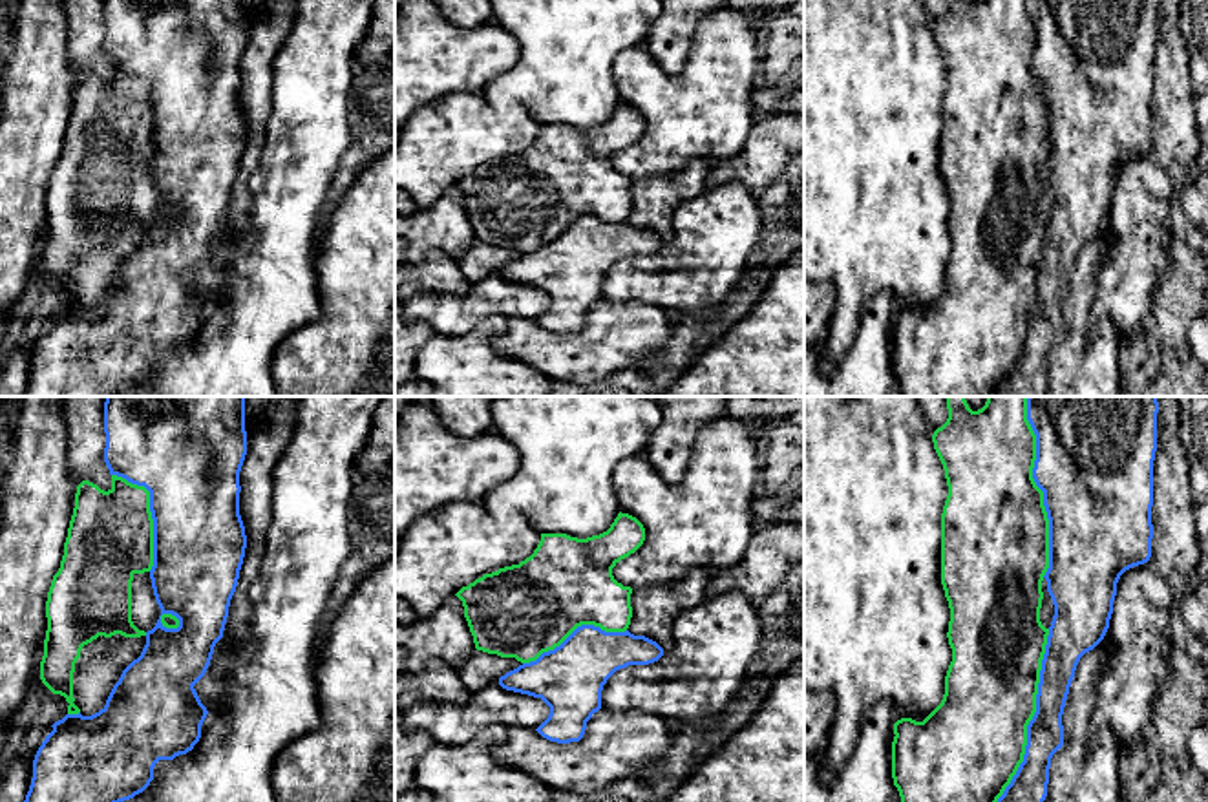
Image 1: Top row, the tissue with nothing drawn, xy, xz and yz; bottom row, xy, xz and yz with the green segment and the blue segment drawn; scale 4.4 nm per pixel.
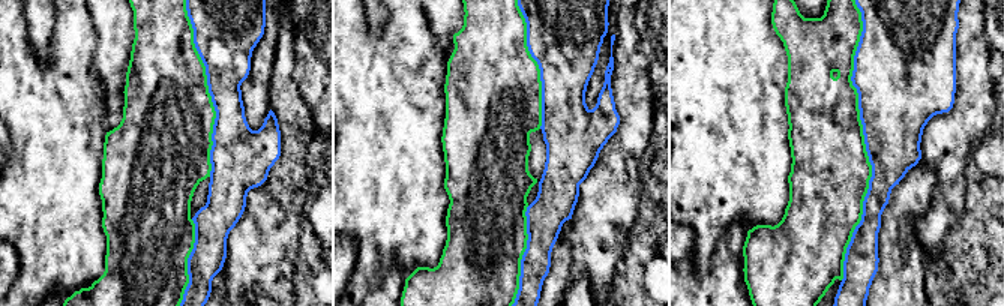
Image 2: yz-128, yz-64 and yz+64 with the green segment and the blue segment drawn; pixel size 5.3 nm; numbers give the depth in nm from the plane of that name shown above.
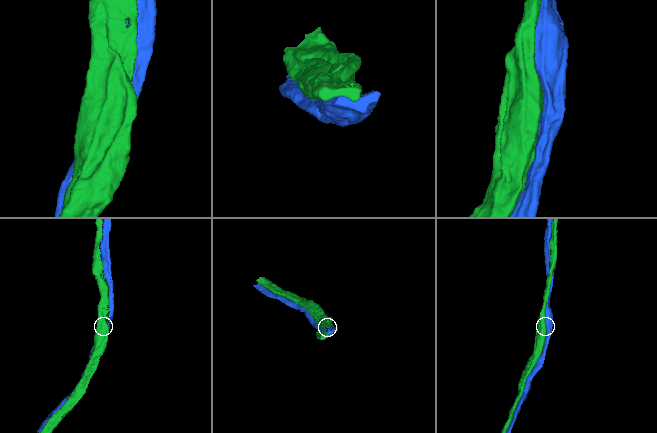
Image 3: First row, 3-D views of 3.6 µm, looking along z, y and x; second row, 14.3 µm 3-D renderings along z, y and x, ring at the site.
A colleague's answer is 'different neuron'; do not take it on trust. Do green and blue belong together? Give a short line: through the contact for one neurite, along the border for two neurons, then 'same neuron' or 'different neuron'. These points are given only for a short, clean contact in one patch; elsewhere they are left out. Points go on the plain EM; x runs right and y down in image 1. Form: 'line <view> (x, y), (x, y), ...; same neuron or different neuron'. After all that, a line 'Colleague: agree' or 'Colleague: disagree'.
different neuron
Colleague: agree

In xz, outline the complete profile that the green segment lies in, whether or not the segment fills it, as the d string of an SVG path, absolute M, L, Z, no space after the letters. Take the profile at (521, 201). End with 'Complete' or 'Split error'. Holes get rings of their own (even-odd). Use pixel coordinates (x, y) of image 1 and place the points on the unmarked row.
M621 102L607 122L587 130L541 124L530 148L455 185L475 239L530 254L581 216L625 223L632 179L618 174L612 159L643 132L643 115Z. Complete

